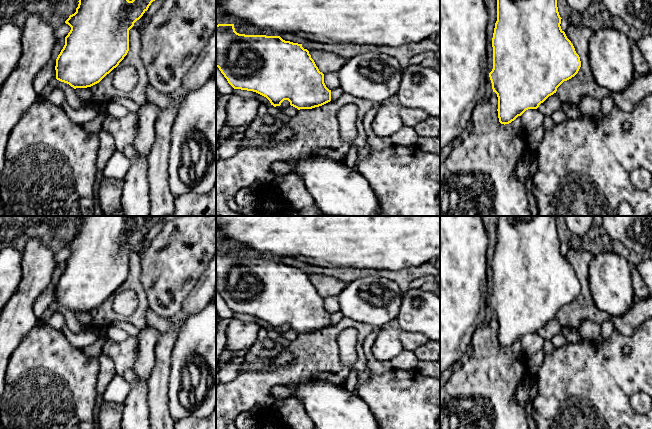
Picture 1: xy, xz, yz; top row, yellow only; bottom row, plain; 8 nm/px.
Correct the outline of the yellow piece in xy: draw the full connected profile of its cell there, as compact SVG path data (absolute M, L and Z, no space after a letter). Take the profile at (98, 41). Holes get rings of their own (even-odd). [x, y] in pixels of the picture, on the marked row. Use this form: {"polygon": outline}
{"polygon": "M79 0L76 12L65 21L71 27L56 59L56 79L74 89L99 83L129 51L129 30L155 0Z"}

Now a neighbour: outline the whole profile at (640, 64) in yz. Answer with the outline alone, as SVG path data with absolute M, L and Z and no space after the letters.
M630 41L630 49L631 56L633 59L634 71L641 74L646 74L647 72L649 72L650 71L649 65L645 60L645 58L643 57L642 53L640 52L636 42Z

